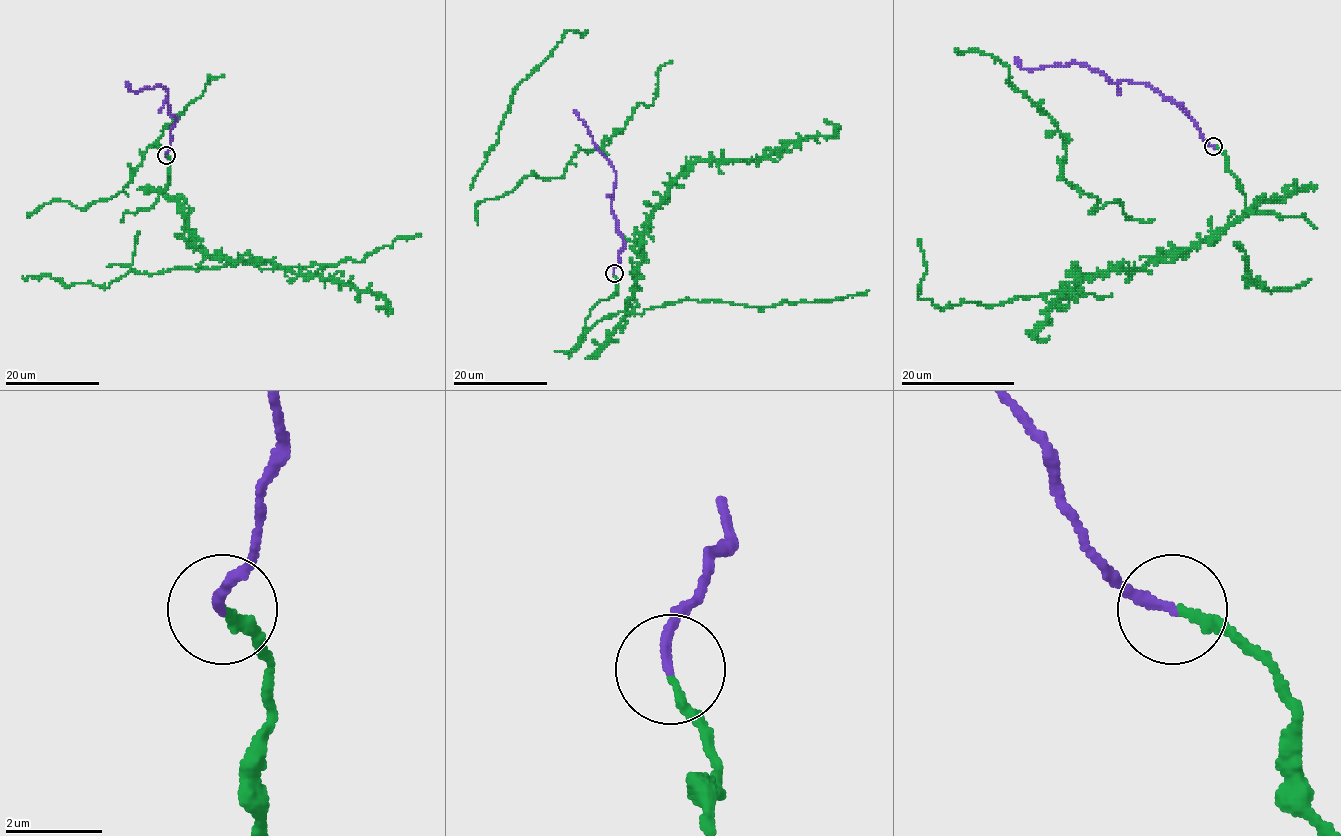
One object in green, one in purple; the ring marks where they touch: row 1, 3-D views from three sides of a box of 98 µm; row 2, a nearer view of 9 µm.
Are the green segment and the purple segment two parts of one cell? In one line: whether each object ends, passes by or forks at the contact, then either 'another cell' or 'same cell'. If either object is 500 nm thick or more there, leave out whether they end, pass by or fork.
green ends; purple ends; same cell

